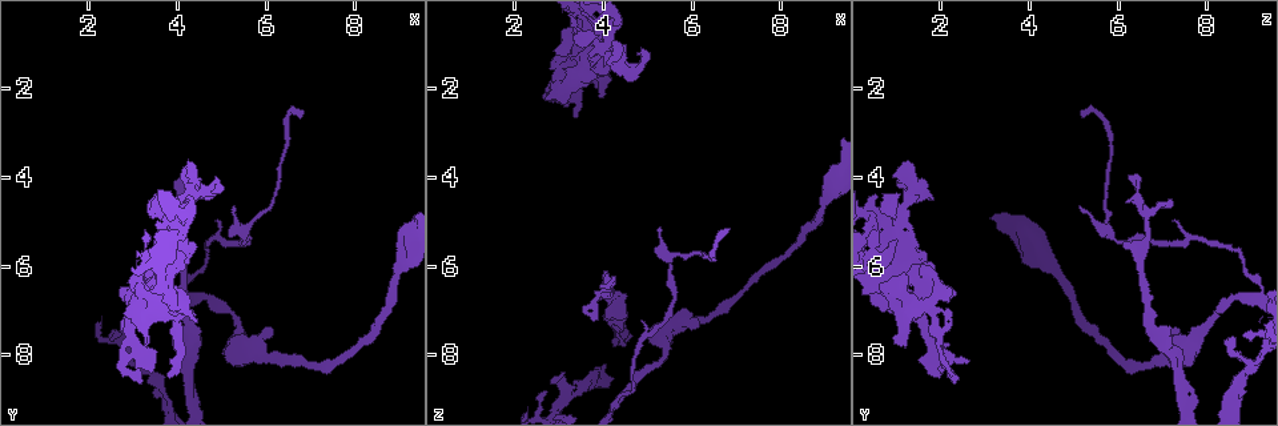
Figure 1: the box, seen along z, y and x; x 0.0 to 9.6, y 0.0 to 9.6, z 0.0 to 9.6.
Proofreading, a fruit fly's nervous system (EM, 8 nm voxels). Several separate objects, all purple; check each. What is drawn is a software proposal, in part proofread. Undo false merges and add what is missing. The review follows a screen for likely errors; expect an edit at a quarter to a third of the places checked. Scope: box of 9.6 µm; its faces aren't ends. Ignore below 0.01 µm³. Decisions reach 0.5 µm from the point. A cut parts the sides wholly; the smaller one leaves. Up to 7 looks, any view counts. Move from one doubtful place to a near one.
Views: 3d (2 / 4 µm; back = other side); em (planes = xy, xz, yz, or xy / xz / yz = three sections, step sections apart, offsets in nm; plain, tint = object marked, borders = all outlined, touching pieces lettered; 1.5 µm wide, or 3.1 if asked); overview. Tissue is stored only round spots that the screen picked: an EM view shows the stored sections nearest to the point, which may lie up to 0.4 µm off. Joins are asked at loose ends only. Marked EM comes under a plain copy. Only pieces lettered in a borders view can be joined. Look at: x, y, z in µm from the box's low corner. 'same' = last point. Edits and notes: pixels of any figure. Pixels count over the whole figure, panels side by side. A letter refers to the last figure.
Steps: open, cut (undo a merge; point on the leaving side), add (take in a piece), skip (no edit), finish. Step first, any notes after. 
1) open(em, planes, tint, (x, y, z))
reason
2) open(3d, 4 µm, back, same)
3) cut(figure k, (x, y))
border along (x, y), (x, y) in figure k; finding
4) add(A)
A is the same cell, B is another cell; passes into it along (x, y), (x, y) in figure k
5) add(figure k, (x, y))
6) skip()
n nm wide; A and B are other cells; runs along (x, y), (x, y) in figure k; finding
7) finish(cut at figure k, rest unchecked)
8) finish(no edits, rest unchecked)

open(3d, 4 µm, (3.25, 7.85, 1.05))
an open end

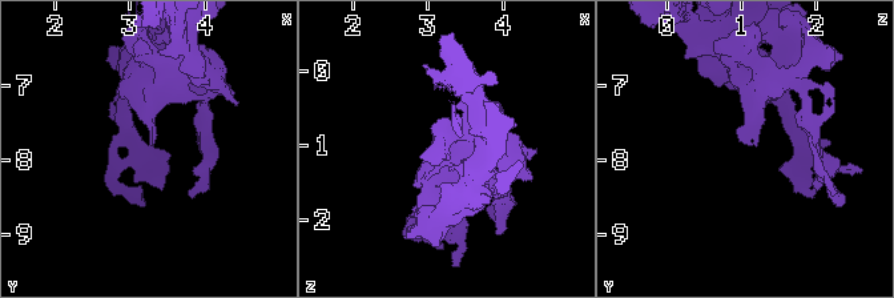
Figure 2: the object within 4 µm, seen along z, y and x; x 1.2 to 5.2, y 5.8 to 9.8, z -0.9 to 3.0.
open(em, xz, step 4, tint, (3.25, 7.80, 1.10))

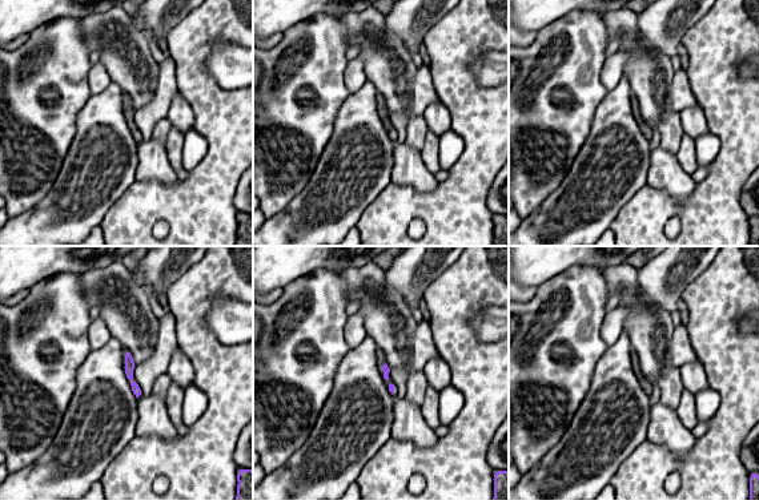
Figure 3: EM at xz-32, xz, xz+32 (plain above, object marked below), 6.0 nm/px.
open(em, planes, borders, same)

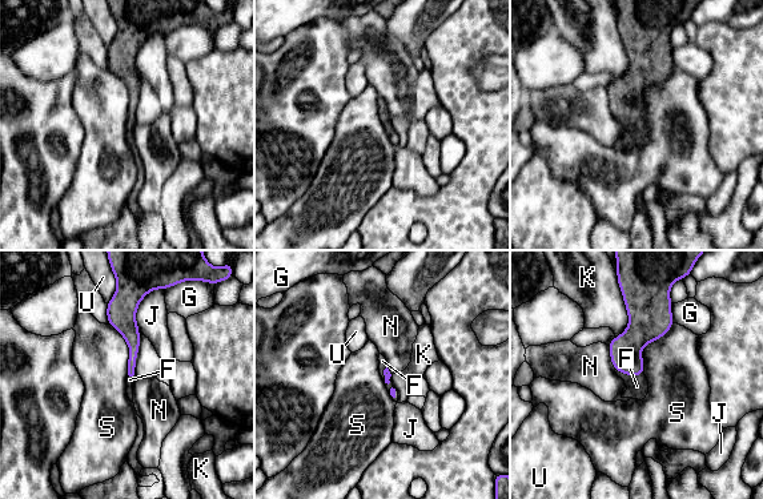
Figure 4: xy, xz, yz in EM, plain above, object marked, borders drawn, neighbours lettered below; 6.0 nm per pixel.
add(F)
F is the same cell, G, J, K, N, S and U are other cells; passes into it along (625, 350), (630, 375), (637, 386) in figure 4; the cell continues

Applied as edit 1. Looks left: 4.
open(3d, 4 µm, (5.55, 5.25, 5.80))
arms part here

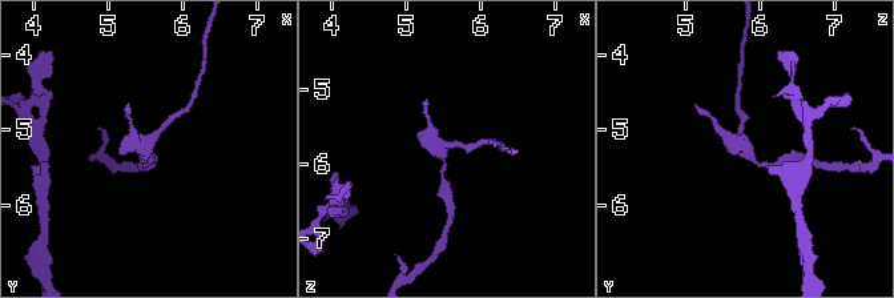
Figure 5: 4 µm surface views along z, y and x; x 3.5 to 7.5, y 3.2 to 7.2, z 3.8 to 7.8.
open(em, planes, tint, (5.50, 5.20, 5.75))

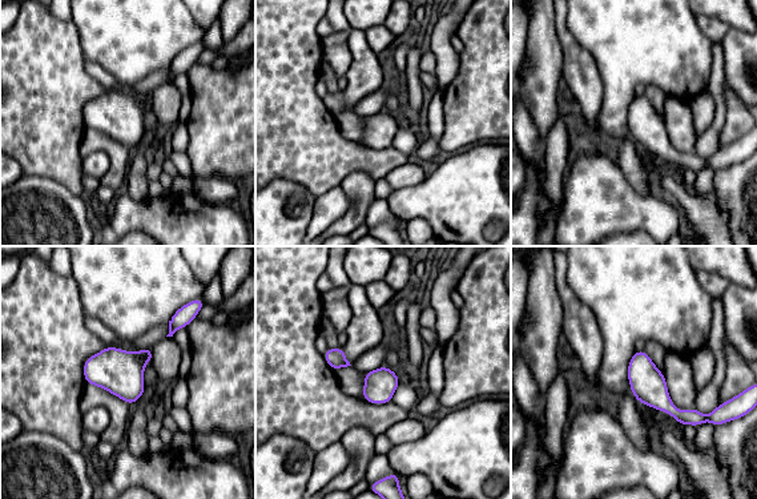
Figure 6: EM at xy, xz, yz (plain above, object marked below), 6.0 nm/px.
open(em, planes, borders, same)

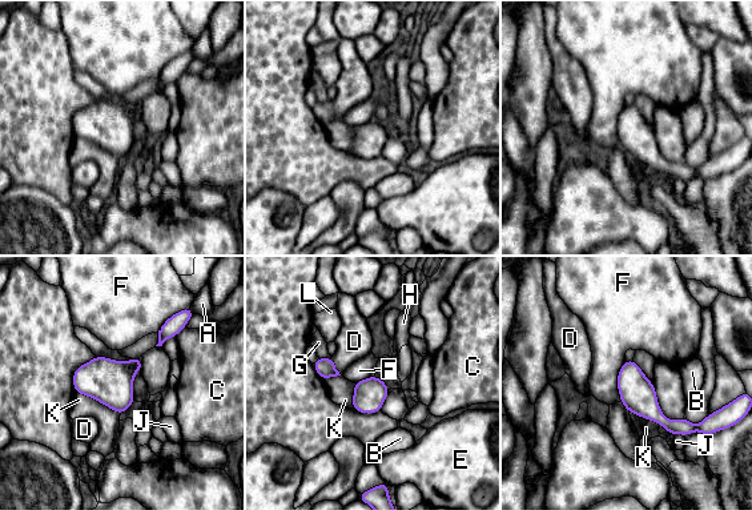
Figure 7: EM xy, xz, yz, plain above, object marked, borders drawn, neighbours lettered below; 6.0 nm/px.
skip()
190 nm wide; K touches over 300 nm; A, B, C, D, E, F, G, H, J, K and L are other cells; one cell here

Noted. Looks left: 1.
finish(add at figure 4, rest unchecked)

